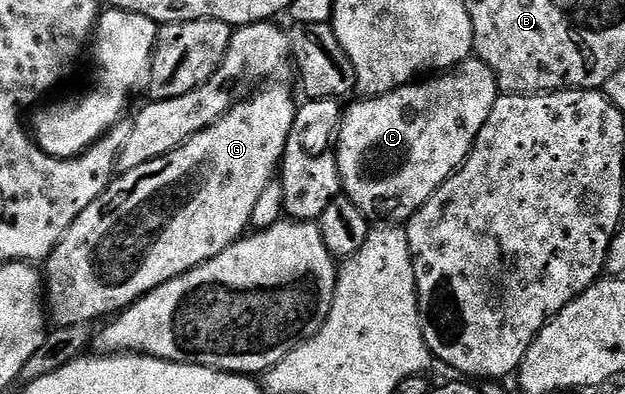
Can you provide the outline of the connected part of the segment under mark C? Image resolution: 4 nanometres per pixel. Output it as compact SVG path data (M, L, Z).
M468 58L455 65L454 68L444 71L442 74L432 75L430 78L420 79L418 82L412 82L404 88L394 88L389 94L384 96L373 96L370 98L356 99L356 104L346 105L343 114L343 123L339 125L337 139L335 142L335 157L339 167L339 183L341 185L342 195L357 206L371 222L406 222L415 215L415 212L436 190L447 181L454 172L459 171L459 167L465 163L467 156L471 153L471 147L475 145L475 140L481 134L493 106L499 101L501 89L493 70L485 66L485 62L478 58Z

